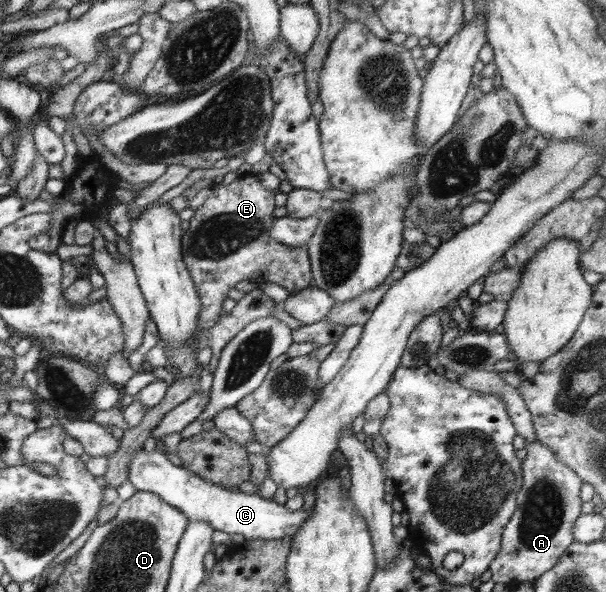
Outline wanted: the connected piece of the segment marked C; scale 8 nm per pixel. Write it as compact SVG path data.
M136 451L128 463L128 480L136 490L159 495L173 507L177 507L191 521L209 522L213 530L219 530L241 541L254 539L281 539L293 537L307 517L313 516L311 509L289 510L274 500L262 499L257 493L247 495L240 491L229 491L208 483L183 466L175 466L167 459L165 451Z

